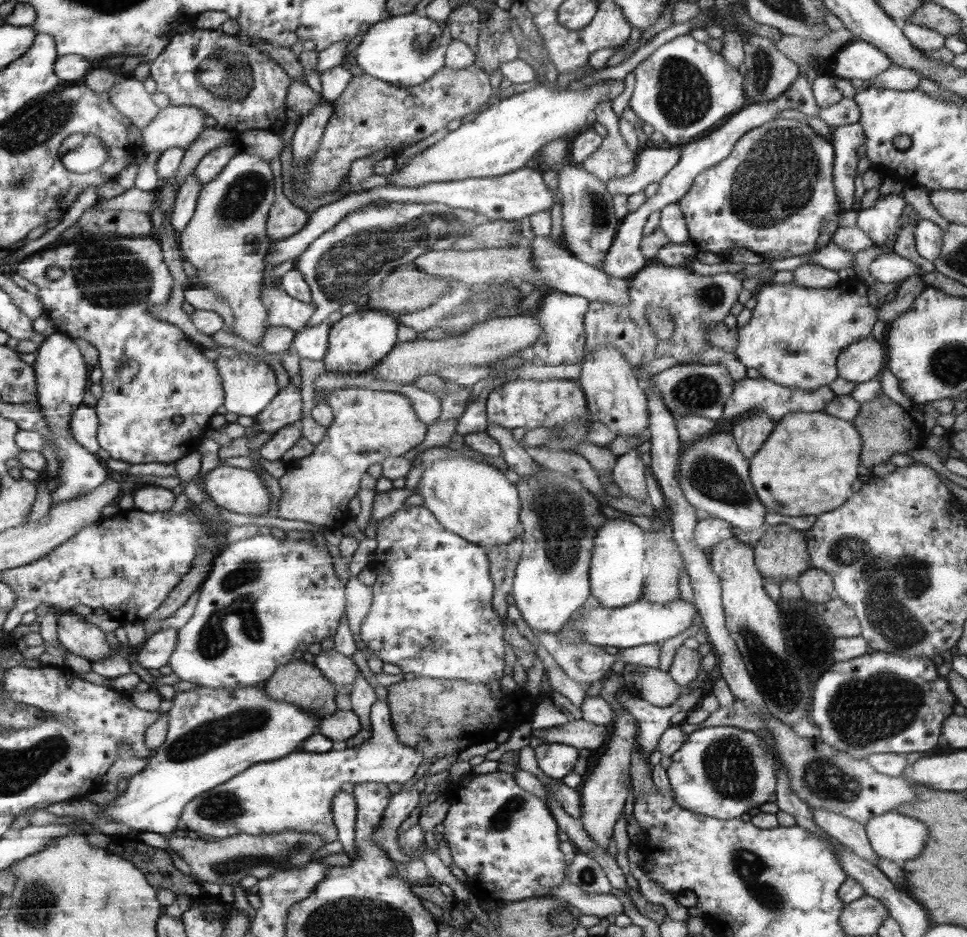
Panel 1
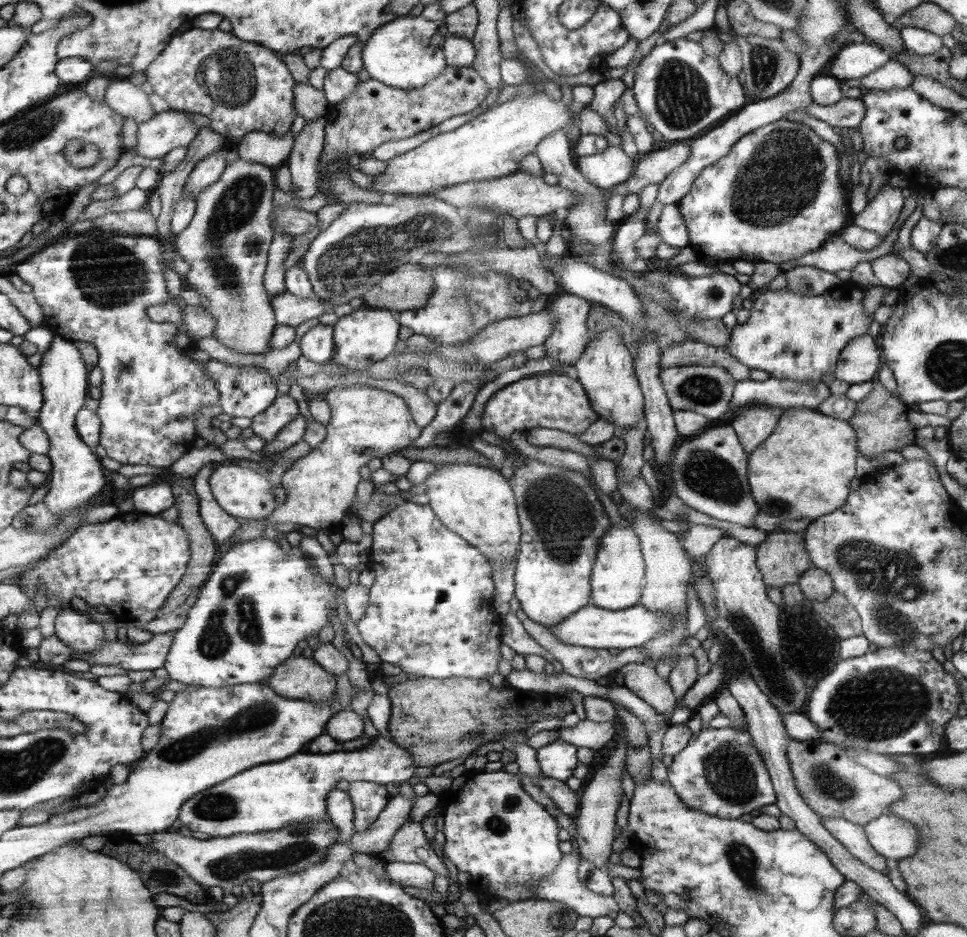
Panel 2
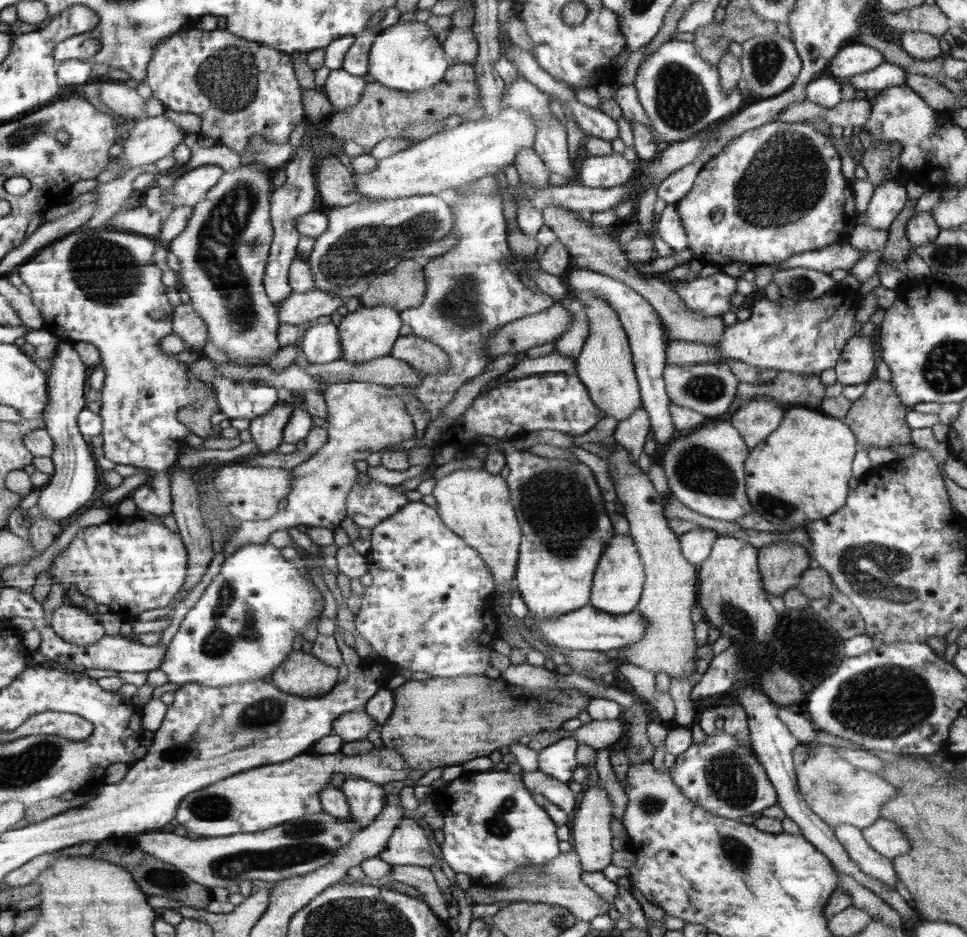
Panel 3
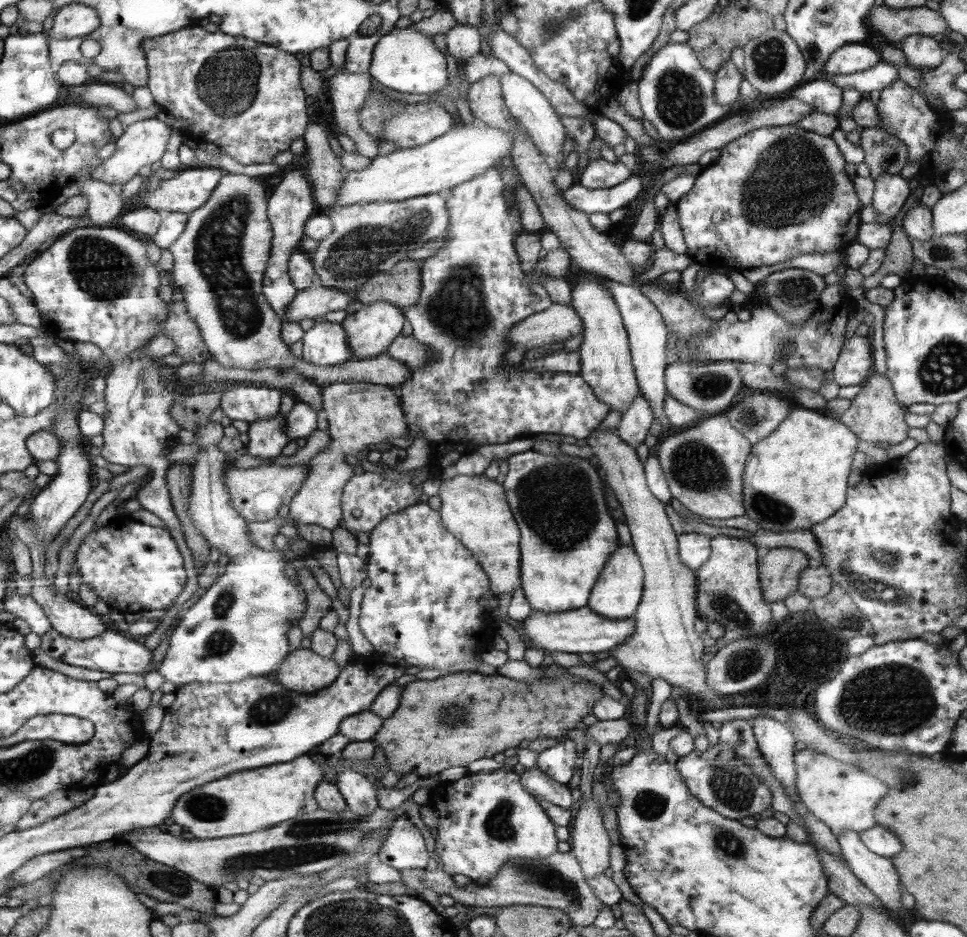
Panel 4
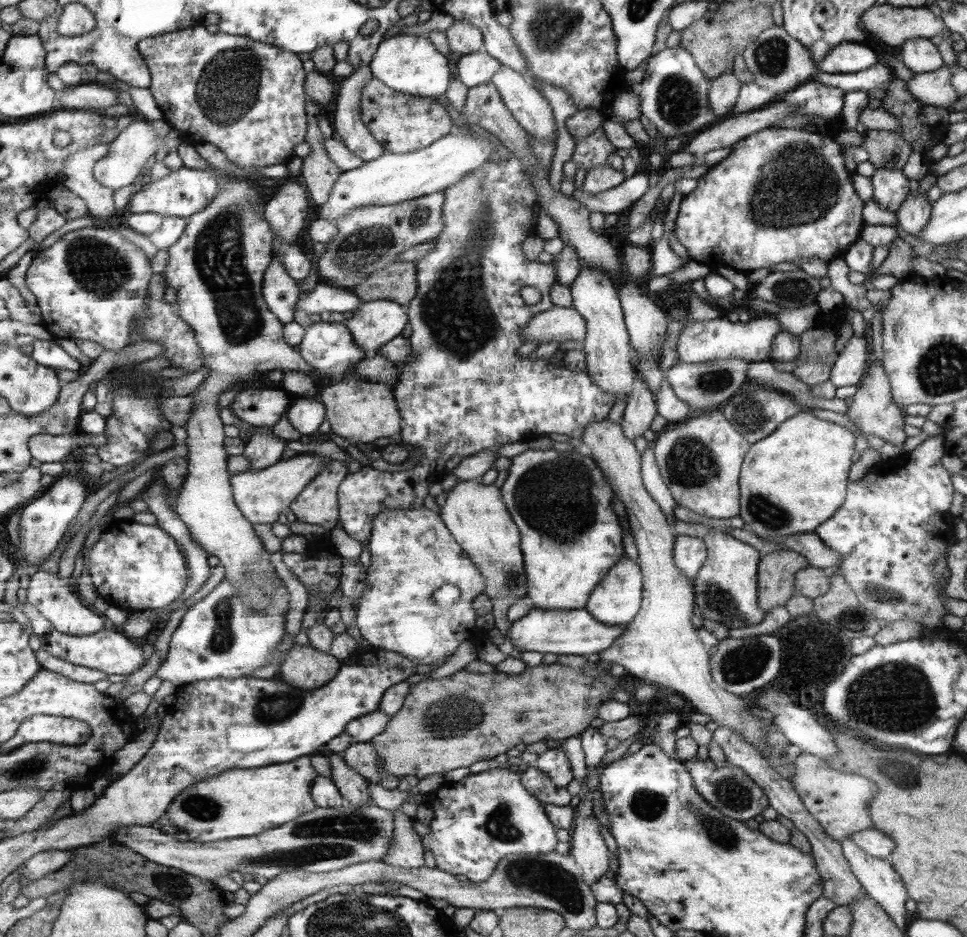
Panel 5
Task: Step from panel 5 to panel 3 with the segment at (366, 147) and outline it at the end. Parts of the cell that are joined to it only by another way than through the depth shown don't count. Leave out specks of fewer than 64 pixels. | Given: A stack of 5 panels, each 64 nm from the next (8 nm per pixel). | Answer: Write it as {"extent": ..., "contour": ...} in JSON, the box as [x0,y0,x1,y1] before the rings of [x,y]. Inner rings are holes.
{"extent":[322,68,368,112],"contour":[[[340,68],[330,71],[322,90],[335,111],[342,112],[342,110],[348,110],[350,106],[358,104],[366,83],[368,82],[363,79],[363,76],[350,74]]]}

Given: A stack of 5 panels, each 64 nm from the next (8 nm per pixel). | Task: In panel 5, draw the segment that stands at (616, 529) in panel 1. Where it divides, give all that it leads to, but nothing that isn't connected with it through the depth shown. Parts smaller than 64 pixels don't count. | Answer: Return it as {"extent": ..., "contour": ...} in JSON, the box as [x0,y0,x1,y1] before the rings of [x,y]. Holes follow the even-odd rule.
{"extent":[586,556,642,627],"contour":[[[623,556],[606,575],[604,580],[592,592],[587,601],[586,612],[590,612],[598,621],[608,626],[623,627],[630,624],[640,612],[640,596],[642,595],[642,569],[628,556]]]}

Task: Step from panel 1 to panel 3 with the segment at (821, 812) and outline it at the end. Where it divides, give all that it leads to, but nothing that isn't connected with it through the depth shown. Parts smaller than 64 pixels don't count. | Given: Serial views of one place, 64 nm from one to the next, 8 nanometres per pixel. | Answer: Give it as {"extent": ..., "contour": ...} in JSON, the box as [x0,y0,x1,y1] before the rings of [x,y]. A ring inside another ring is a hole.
{"extent":[832,824,897,888],"contour":[[[851,824],[832,825],[835,835],[847,849],[850,860],[867,875],[895,888],[897,874],[893,862],[878,854],[864,838],[862,829]]]}

